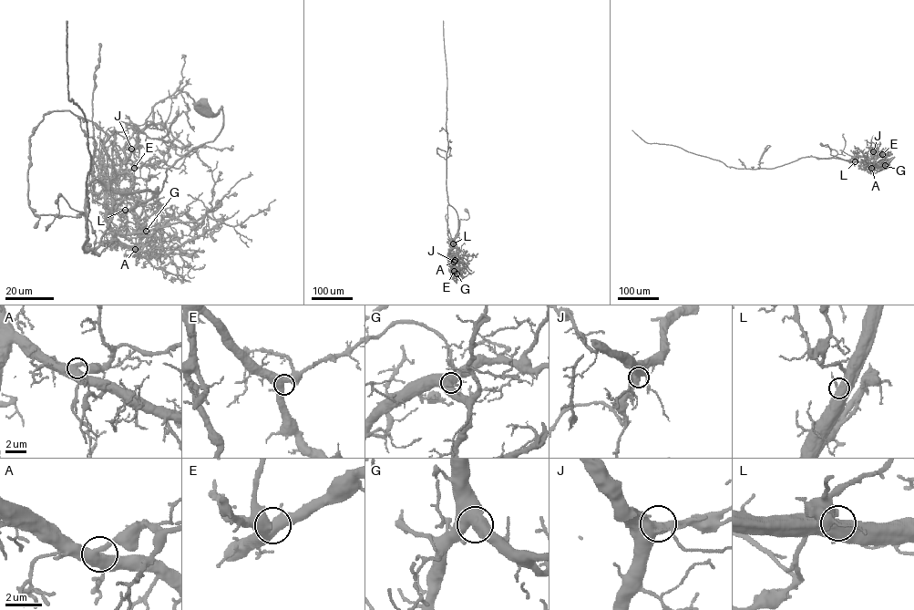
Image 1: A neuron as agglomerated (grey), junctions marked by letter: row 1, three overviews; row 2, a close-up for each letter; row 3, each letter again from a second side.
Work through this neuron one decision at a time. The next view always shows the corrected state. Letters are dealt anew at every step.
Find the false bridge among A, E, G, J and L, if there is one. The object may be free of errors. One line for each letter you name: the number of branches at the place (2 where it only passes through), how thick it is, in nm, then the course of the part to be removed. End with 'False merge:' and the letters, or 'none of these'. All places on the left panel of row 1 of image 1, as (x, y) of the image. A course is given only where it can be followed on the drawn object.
False merge: none of these

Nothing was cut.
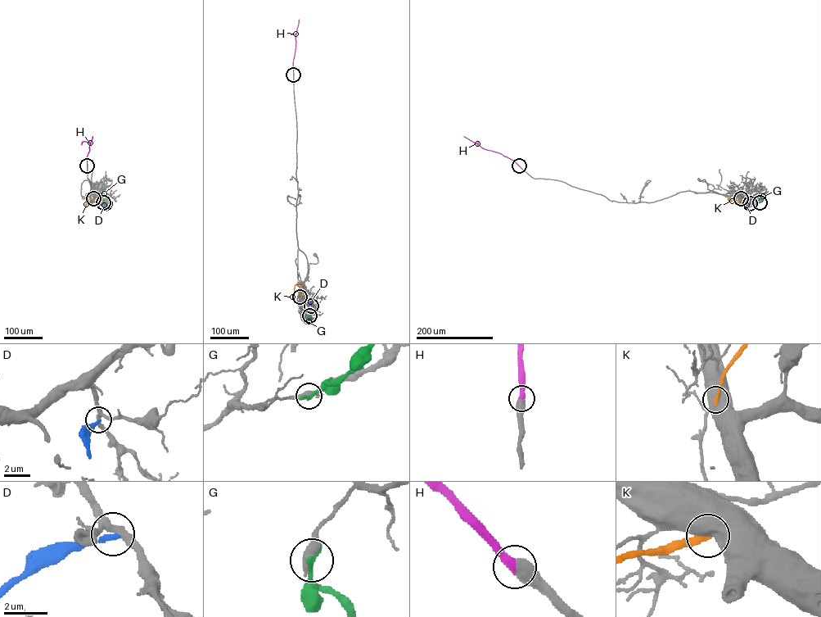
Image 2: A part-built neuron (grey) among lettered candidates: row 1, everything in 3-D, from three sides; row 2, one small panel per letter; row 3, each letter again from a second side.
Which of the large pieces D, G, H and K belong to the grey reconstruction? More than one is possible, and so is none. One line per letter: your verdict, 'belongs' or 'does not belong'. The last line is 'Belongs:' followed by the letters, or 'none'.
D: does not belong
G: does not belong
H: belongs
K: does not belong
Belongs: H

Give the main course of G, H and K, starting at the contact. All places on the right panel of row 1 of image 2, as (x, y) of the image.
G: (760, 202), (766, 188)
H: (519, 165), (507, 156), (484, 148), (463, 136)
K: (741, 198), (732, 201), (728, 199), (743, 204)

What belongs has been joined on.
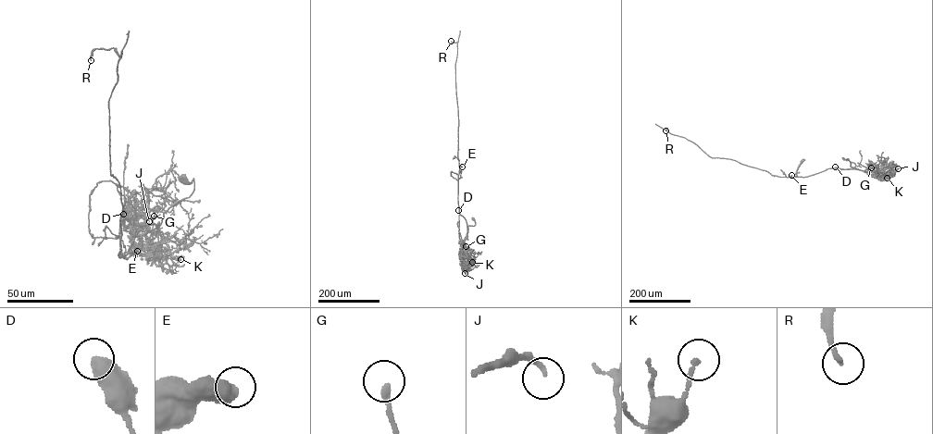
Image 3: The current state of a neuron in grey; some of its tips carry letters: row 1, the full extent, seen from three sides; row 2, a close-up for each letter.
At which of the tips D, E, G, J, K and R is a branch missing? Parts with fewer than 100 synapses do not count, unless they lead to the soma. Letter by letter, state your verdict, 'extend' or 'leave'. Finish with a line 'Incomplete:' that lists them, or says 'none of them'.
D: leave
E: leave
G: leave
J: leave
K: leave
R: extend
Incomplete: R

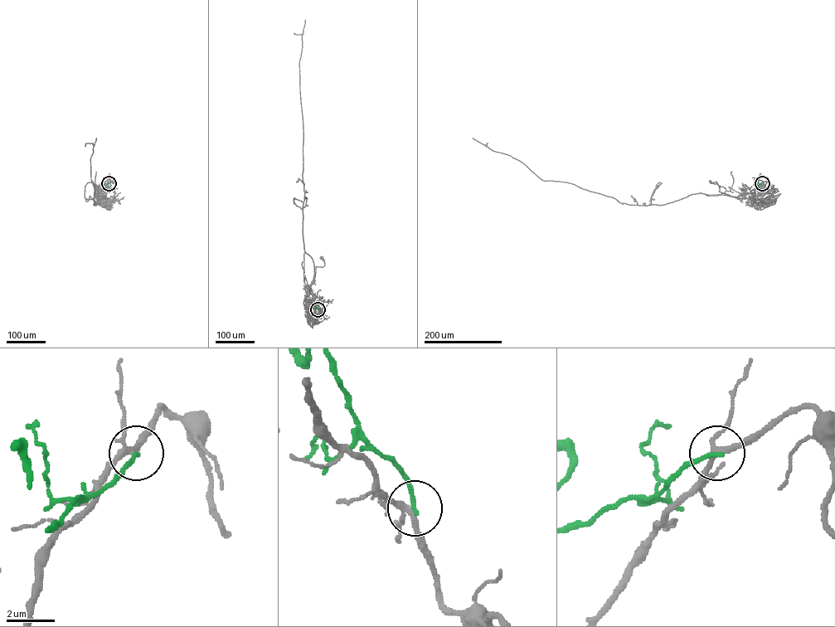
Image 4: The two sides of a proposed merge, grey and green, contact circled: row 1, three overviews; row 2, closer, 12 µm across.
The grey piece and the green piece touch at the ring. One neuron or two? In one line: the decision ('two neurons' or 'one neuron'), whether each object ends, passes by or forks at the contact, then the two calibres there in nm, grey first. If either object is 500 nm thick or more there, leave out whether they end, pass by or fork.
two neurons; grey forks there; green ends there; 220 nm thick on the grey side, 180 nm on the other

